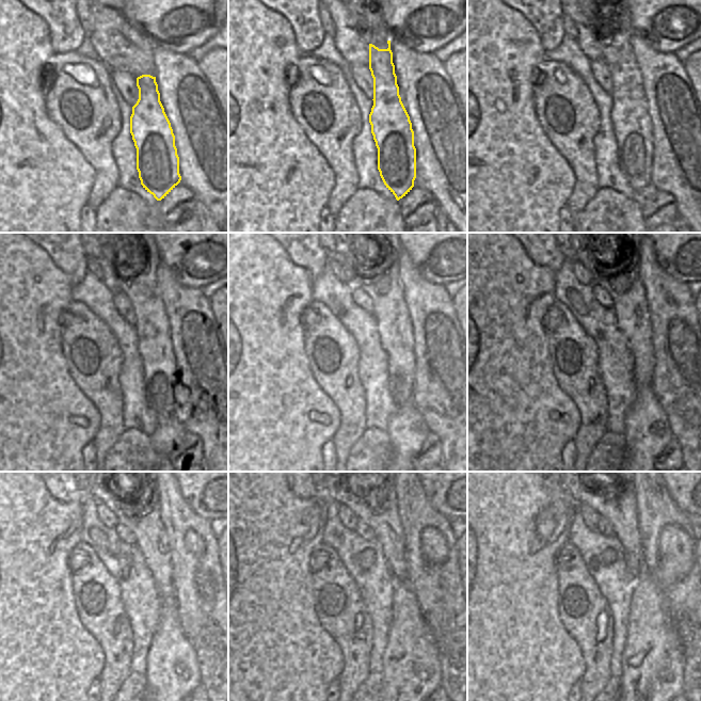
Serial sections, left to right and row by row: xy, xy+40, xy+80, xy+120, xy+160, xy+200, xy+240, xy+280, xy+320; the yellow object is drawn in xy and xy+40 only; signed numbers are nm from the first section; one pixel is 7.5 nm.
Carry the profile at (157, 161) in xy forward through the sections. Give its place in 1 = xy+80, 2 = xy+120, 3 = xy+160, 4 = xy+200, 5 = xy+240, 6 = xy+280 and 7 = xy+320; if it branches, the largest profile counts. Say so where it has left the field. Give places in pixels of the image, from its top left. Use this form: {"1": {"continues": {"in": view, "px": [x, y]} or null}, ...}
{"1": {"continues": {"in": "xy+80", "px": [630, 116]}}, "2": {"continues": {"in": "xy+120", "px": [155, 346]}}, "3": {"continues": {"in": "xy+160", "px": [391, 312]}}, "4": {"continues": {"in": "xy+200", "px": [630, 304]}}, "5": {"continues": {"in": "xy+240", "px": [144, 521]}}, "6": {"continues": {"in": "xy+280", "px": [379, 502]}}, "7": {"continues": {"in": "xy+320", "px": [617, 503]}}}

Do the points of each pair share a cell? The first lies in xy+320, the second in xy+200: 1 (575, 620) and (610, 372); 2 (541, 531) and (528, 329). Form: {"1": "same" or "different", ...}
{"1": "different", "2": "same"}

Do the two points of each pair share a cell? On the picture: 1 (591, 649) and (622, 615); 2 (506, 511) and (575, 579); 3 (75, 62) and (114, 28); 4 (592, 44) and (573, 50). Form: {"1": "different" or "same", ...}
{"1": "different", "2": "different", "3": "different", "4": "different"}

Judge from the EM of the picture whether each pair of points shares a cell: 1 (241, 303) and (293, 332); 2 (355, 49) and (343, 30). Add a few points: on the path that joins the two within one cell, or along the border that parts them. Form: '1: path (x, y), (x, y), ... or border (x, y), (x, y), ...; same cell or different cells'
1: path (254, 316), (270, 332), (281, 332); same cell
2: path (353, 45), (347, 34); same cell

